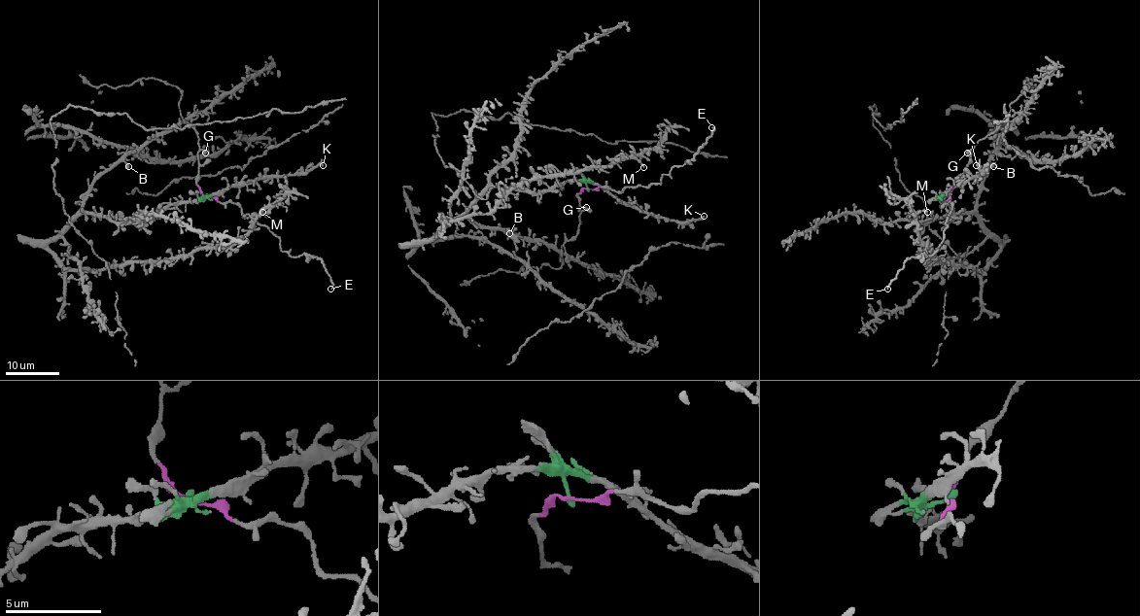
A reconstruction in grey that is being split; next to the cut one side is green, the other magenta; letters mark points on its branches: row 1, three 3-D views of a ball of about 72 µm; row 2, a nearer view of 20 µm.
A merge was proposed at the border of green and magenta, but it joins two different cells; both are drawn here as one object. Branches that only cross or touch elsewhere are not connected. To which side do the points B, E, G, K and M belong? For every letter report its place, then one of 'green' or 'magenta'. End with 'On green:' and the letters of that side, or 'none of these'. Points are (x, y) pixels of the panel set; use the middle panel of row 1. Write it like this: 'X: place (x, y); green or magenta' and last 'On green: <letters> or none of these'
B: place (509, 233); green
E: place (711, 127); magenta
G: place (586, 207); magenta
K: place (704, 216); green
M: place (643, 167); green
On green: B, K, M

